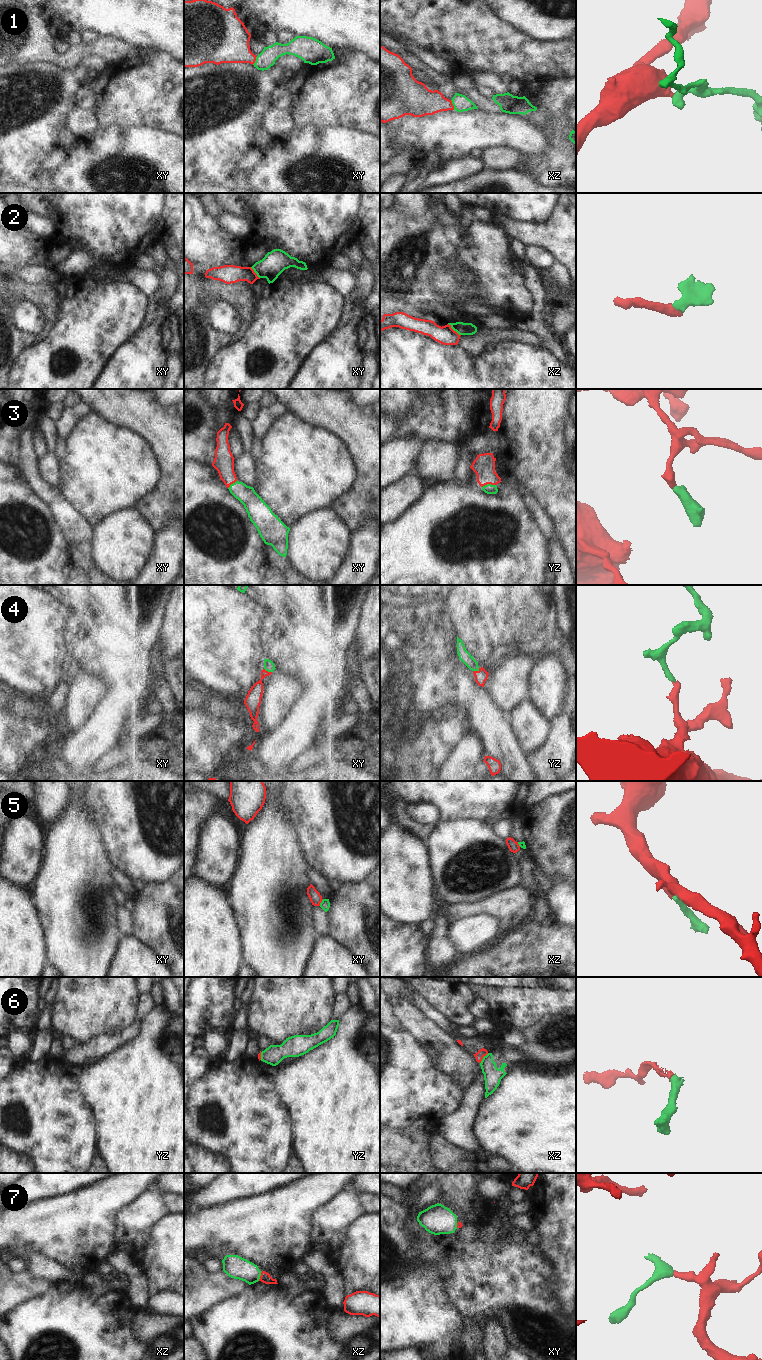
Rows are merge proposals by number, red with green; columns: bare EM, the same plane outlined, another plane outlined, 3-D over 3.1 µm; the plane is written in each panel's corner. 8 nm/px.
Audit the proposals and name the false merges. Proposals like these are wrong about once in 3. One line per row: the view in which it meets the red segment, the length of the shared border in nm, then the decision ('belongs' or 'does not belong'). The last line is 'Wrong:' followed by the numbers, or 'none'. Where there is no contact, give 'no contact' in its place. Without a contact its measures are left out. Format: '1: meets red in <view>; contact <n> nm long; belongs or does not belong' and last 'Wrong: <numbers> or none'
1: meets red in xz; contact 90 nm long; belongs
2: meets red in xz; contact 140 nm long; does not belong
3: meets red in yz; contact 110 nm long; belongs
4: meets red in yz; contact 60 nm long; belongs
5: meets red in xy; contact 70 nm long; does not belong
6: meets red in xz; contact 110 nm long; does not belong
7: meets red in xz; contact 80 nm long; belongs
Wrong: 2, 5, 6

